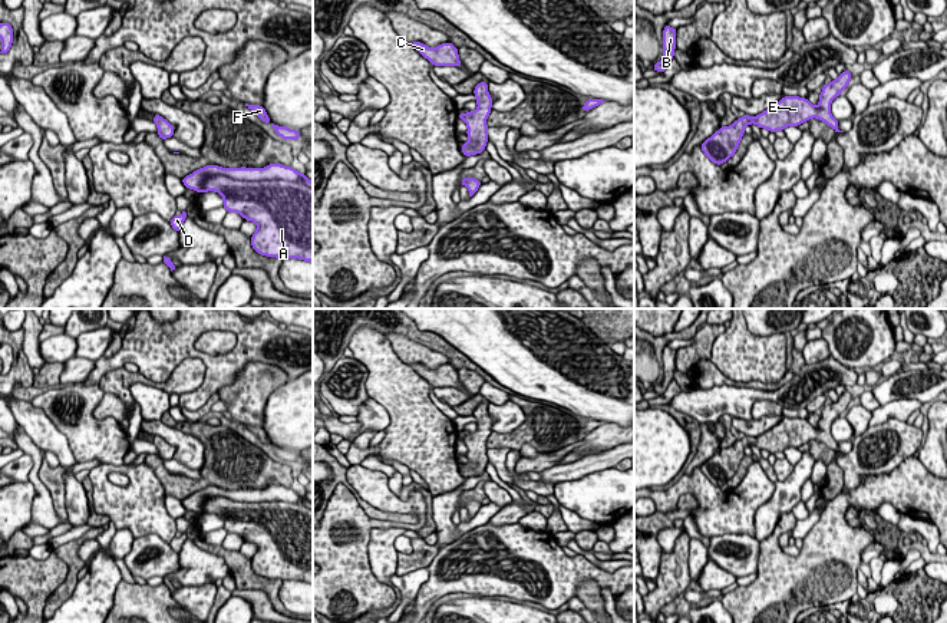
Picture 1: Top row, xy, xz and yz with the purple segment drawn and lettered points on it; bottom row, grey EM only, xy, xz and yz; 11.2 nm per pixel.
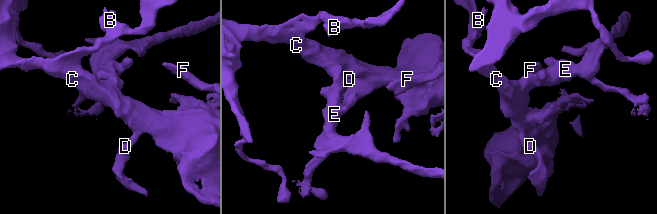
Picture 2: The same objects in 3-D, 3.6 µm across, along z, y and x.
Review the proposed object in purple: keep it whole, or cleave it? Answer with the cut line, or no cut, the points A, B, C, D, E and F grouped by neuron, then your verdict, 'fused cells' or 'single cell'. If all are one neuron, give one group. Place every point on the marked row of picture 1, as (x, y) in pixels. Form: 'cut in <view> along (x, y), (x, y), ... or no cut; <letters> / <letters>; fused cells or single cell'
no cut; A B C D E F; single cell

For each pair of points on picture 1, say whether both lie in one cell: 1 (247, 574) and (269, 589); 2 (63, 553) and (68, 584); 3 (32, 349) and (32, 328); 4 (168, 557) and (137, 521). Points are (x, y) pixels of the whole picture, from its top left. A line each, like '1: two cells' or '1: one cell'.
1: one cell
2: one cell
3: one cell
4: two cells

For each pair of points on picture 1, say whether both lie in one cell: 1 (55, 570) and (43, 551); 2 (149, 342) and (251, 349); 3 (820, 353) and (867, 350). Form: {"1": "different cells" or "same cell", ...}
{"1": "different cells", "2": "same cell", "3": "different cells"}

